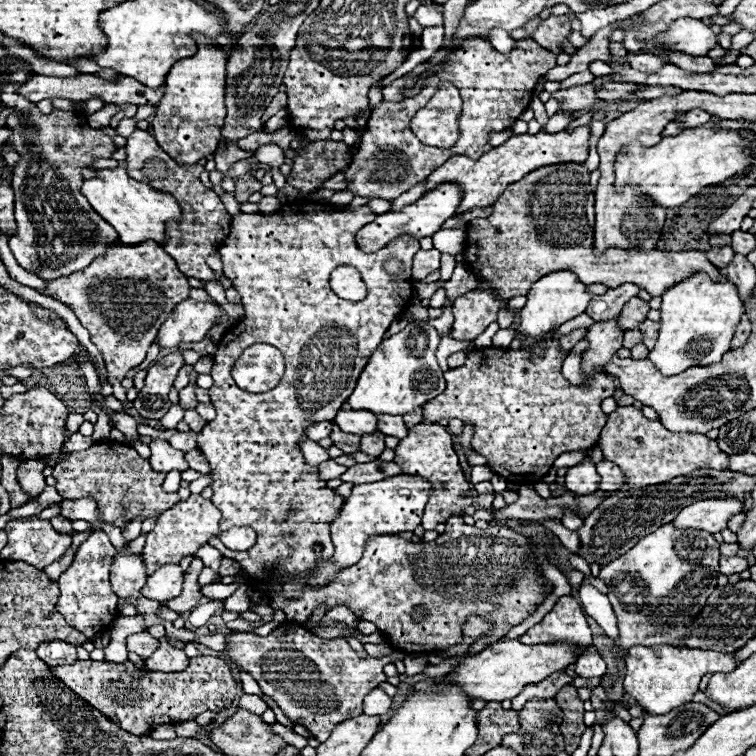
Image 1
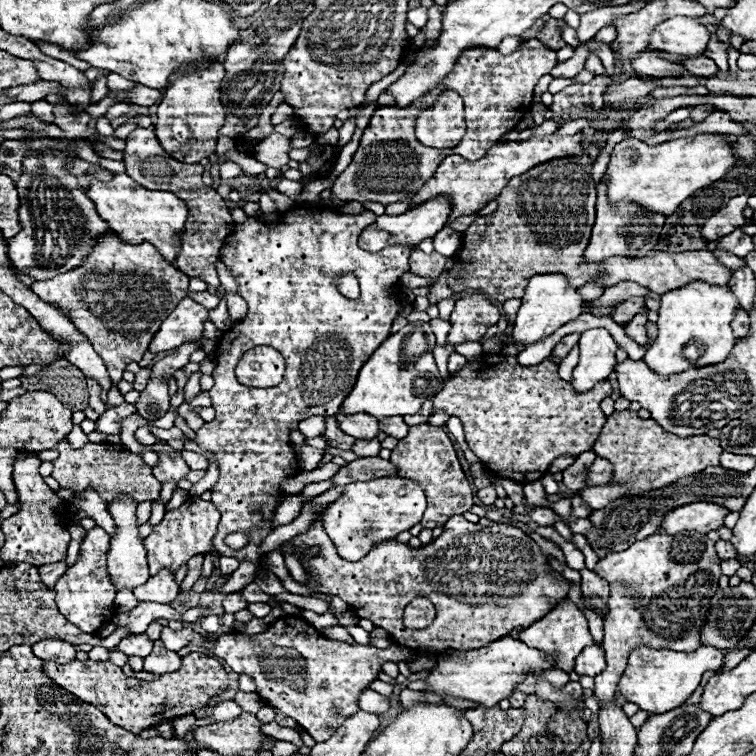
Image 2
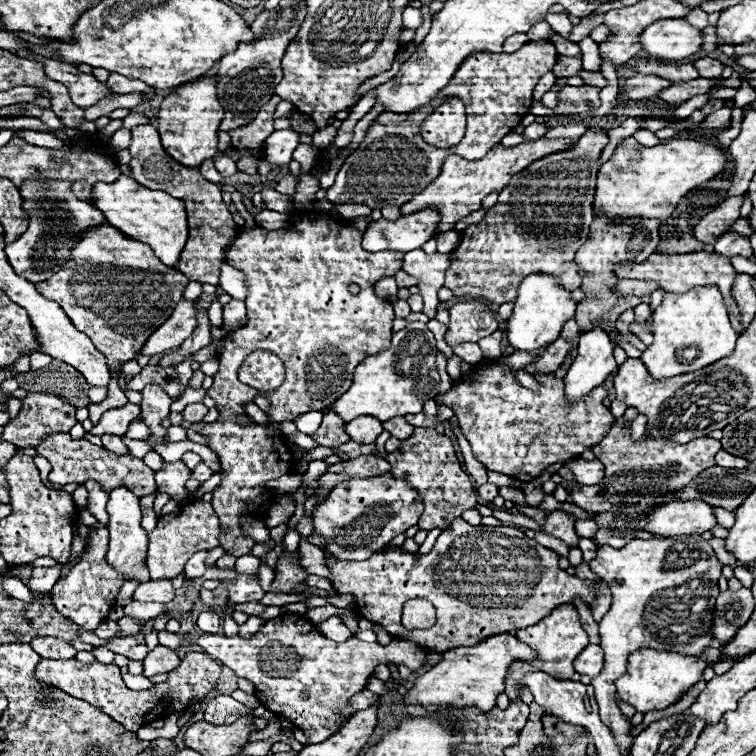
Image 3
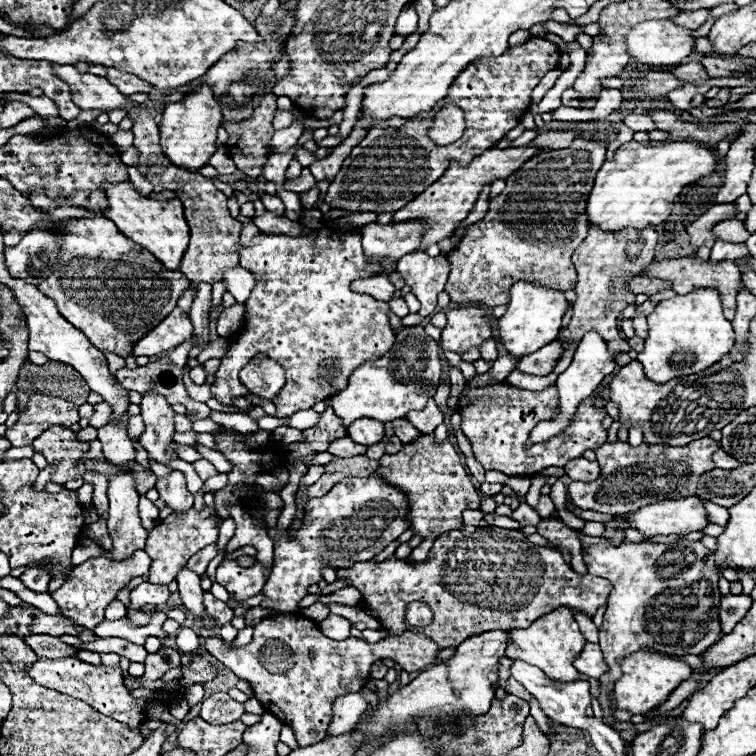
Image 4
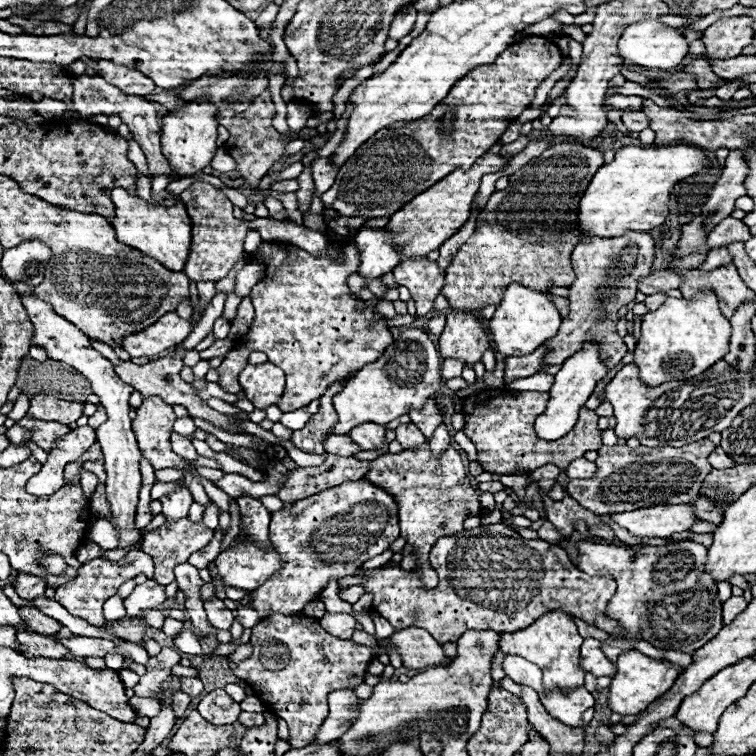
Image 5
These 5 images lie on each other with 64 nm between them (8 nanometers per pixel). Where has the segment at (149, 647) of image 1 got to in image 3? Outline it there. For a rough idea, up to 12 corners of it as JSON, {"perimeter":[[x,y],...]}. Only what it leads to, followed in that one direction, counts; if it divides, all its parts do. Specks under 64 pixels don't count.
{"perimeter":[[112,638],[102,648],[128,660],[144,660],[146,644],[134,638]]}

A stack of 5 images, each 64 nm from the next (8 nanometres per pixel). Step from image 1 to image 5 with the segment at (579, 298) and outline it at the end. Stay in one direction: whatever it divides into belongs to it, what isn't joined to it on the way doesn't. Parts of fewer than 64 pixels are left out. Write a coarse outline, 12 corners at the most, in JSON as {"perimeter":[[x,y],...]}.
{"perimeter":[[514,282],[488,320],[496,352],[522,356],[556,336],[548,294]]}

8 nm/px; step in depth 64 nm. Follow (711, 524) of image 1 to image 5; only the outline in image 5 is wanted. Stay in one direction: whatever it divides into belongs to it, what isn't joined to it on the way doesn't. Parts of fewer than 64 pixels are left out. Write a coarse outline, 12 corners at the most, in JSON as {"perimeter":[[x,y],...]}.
{"perimeter":[[692,504],[610,514],[638,538],[666,538],[696,522]]}

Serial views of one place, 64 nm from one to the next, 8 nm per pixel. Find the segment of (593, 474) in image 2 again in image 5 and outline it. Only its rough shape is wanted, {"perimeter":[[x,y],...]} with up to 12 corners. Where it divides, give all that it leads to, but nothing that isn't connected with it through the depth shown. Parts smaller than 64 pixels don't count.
{"perimeter":[[572,460],[566,468],[570,480],[590,478],[596,472],[594,462]]}

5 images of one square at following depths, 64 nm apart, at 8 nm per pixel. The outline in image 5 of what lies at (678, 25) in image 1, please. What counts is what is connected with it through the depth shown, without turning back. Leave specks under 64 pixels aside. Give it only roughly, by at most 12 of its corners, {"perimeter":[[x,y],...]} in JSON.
{"perimeter":[[630,24],[618,40],[628,66],[670,70],[688,54],[676,28]]}

